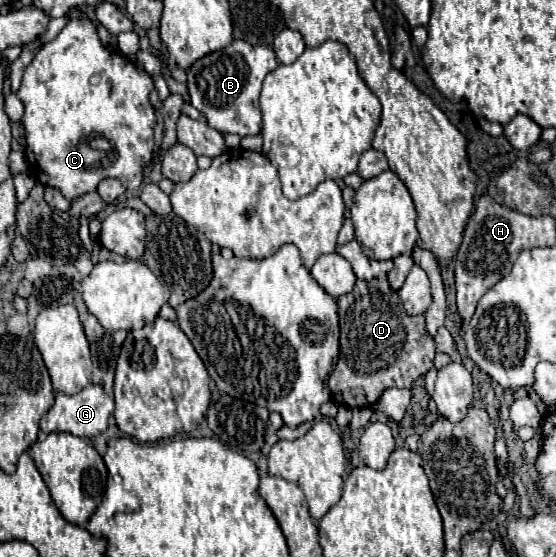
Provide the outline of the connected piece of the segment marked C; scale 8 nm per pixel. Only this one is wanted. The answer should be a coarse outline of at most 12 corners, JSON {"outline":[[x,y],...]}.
{"outline":[[70,20],[18,98],[32,176],[142,186],[154,82]]}

